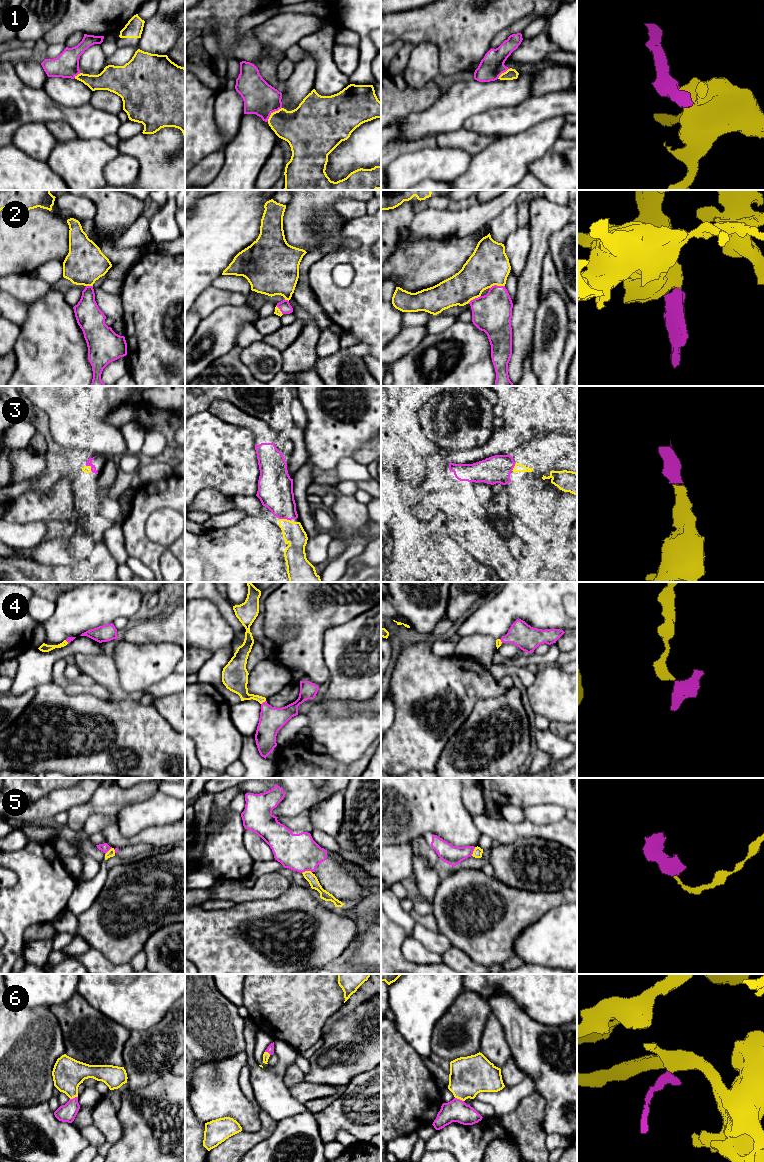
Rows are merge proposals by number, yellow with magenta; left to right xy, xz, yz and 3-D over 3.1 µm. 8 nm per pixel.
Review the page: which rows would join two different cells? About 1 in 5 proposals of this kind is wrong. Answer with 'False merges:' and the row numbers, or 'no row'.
False merges: 5

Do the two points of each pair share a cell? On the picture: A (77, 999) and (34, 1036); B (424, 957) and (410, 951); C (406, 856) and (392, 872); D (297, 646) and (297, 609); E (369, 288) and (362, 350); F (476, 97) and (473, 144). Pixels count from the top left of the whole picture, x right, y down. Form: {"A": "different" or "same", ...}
{"A": "different", "B": "same", "C": "same", "D": "same", "E": "different", "F": "different"}

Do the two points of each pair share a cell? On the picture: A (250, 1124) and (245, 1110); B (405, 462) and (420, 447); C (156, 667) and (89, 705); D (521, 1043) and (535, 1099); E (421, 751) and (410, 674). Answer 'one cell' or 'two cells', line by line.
A: one cell
B: two cells
C: two cells
D: two cells
E: one cell

